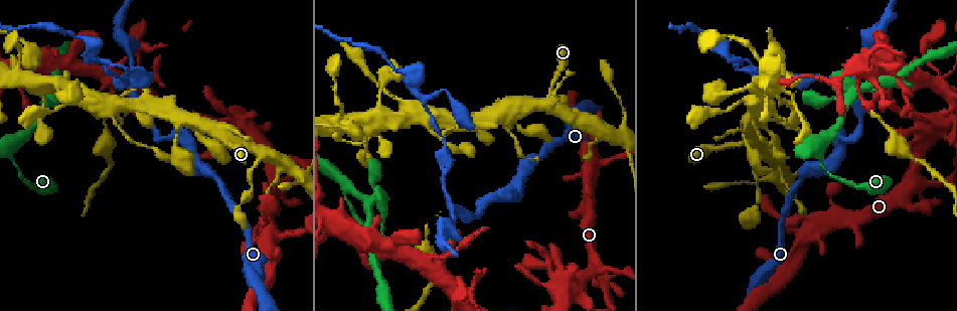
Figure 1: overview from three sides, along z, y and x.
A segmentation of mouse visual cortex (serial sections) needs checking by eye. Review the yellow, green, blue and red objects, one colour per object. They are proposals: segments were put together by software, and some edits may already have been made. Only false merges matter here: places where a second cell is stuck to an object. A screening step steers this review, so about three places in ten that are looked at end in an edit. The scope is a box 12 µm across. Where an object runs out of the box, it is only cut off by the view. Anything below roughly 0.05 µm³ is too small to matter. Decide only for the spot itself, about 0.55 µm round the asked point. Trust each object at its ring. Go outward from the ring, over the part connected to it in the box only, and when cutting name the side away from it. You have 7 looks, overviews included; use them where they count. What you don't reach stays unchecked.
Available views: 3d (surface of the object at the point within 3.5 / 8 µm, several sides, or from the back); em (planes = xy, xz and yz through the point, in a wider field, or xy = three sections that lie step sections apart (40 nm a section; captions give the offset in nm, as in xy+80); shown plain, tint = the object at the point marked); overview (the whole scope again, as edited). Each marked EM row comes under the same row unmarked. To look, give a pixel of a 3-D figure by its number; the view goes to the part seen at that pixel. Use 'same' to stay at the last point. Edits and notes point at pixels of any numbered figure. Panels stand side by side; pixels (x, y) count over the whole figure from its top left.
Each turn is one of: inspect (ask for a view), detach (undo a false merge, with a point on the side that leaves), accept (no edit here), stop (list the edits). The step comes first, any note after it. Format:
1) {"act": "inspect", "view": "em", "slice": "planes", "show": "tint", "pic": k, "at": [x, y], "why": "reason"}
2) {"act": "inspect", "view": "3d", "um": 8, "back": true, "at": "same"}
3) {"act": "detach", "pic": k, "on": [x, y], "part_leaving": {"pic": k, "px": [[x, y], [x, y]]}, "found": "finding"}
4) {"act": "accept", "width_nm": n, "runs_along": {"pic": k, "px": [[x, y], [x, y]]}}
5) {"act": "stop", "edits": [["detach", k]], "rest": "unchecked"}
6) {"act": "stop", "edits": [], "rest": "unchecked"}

{"act": "inspect", "view": "3d", "um": 3.5, "back": true, "pic": 1, "at": [452, 205], "why": "sudden change in width"}

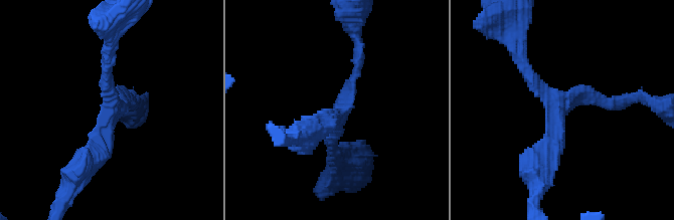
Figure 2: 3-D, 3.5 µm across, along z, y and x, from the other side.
{"act": "inspect", "view": "em", "slice": "xy", "step": 5, "show": "tint", "pic": 2, "at": [110, 113], "arms": 3, "arm_widths_nm": [150, 200, 350]}

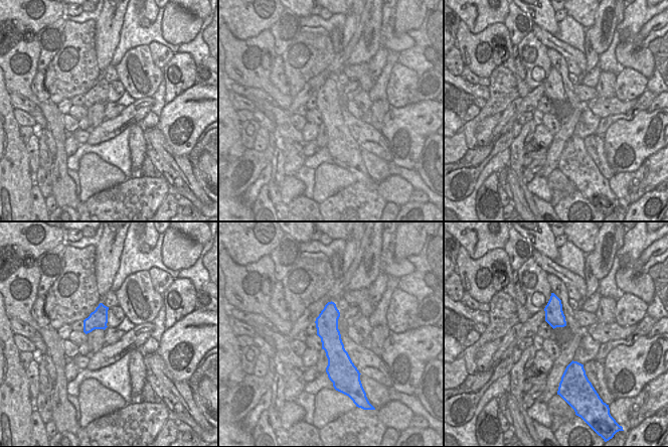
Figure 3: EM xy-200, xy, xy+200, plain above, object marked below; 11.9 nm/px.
{"act": "inspect", "view": "em", "slice": "xy", "step": 2, "show": "tint", "at": "same"}

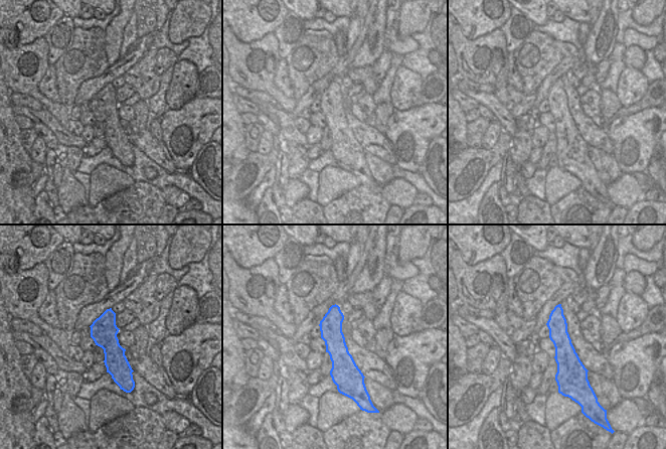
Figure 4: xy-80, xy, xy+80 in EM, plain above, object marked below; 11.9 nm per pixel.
{"act": "accept", "runs_along": {"pic": 4, "px": [[334, 307], [341, 381]]}, "found": "one cell here"}

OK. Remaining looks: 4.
{"act": "inspect", "view": "3d", "um": 3.5, "back": true, "pic": 1, "at": [110, 114], "why": "three arms meet"}

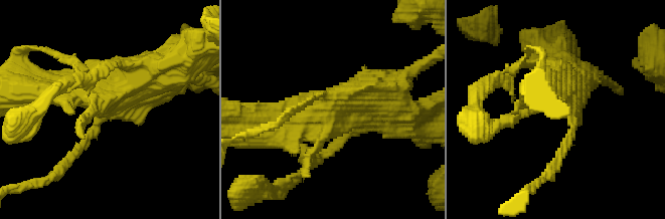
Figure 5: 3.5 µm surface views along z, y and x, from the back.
{"act": "inspect", "view": "em", "slice": "xy", "step": 1, "show": "tint", "pic": 5, "at": [106, 108], "why": "need the tissue"}

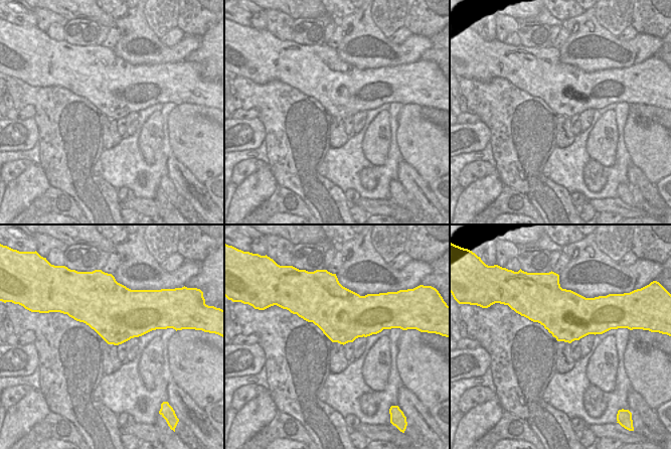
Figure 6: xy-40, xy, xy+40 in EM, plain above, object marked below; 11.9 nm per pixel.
{"act": "accept", "runs_along": {"pic": 5, "px": [[55, 89], [105, 89], [71, 160]]}, "found": "continuous, no second cell"}

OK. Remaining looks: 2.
{"act": "inspect", "view": "3d", "um": 8, "pic": 1, "at": [102, 61], "why": "abrupt turn"}

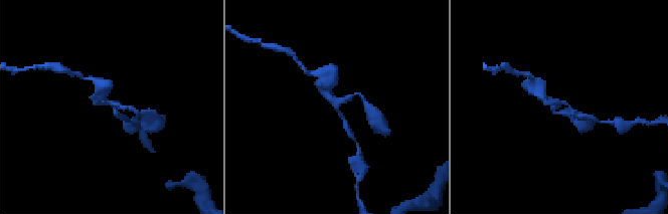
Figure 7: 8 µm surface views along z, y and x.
{"act": "inspect", "view": "em", "slice": "xy", "step": 5, "show": "tint", "pic": 7, "at": [337, 106], "arms": 3, "arm_widths_nm": [150, 150, 200], "why": "need the tissue"}

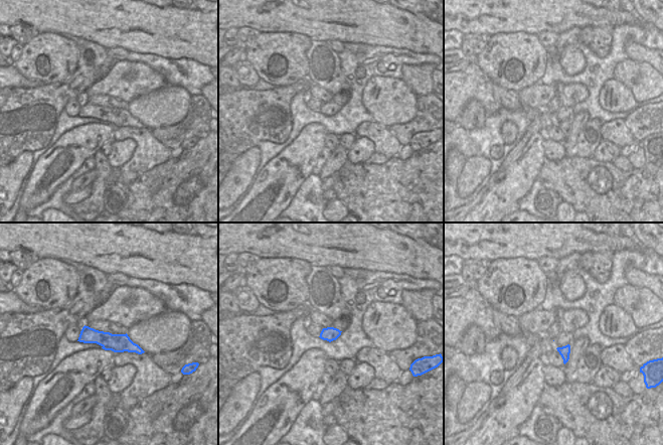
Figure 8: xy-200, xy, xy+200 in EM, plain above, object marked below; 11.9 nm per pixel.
{"act": "accept", "width_nm": 170, "runs_along": {"pic": 7, "px": [[346, 127], [323, 93], [324, 84]]}, "found": "continuous, no second cell"}

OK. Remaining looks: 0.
{"act": "stop", "edits": [], "rest": "unchecked"}

